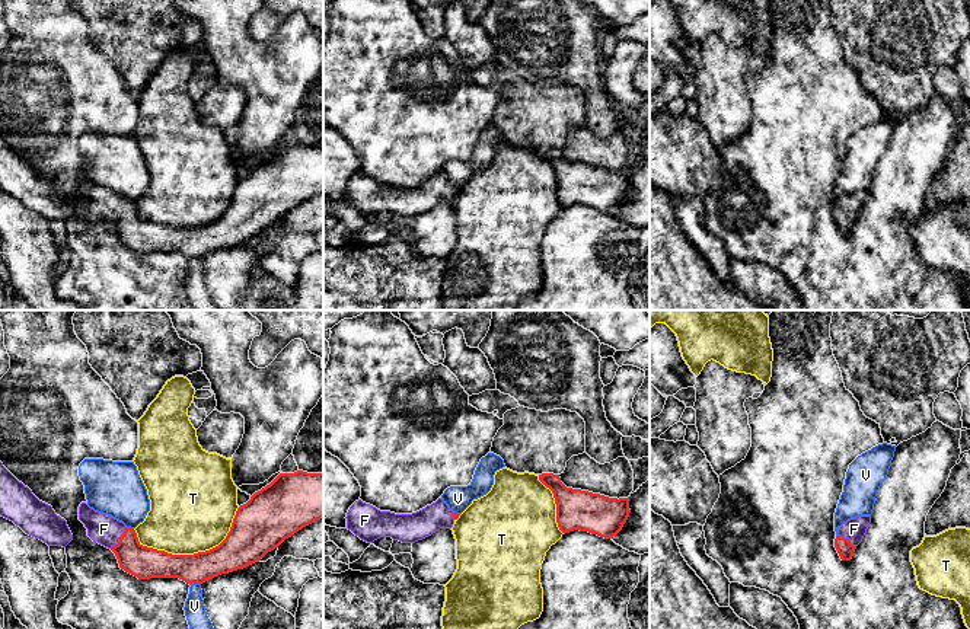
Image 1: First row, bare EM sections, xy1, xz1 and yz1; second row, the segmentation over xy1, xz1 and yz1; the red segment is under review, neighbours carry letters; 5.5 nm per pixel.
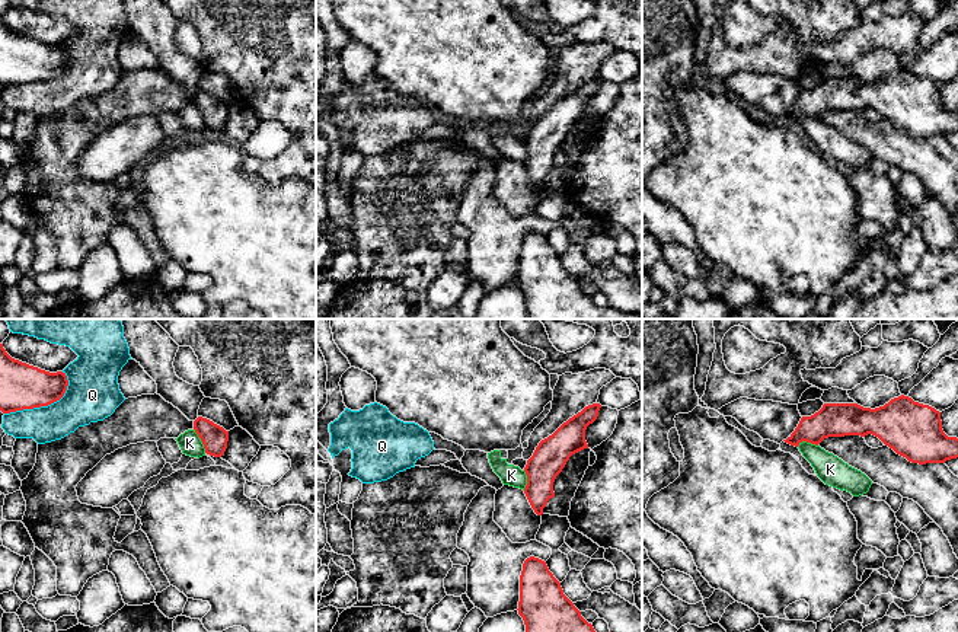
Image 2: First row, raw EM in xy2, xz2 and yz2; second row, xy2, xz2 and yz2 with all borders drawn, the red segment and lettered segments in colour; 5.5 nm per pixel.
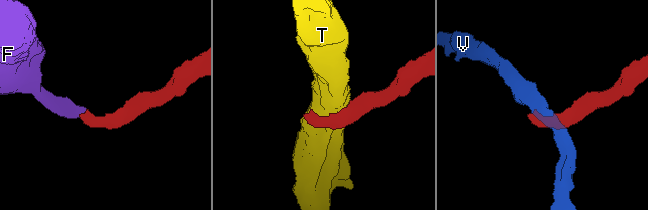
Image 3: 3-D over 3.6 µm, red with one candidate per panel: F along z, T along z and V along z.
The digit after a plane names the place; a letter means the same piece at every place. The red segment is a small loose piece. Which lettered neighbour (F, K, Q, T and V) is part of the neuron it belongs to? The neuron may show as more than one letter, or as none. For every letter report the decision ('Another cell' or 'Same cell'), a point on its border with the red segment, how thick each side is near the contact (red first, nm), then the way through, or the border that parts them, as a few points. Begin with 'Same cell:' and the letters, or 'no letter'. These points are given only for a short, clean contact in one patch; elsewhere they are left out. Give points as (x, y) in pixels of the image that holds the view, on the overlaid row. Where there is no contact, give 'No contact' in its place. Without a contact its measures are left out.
Same cell: F
F: Same cell. Touches red at xy1 (120, 537). Thickness 180 nm (red) against 160 nm. Path across: xy1 (140, 561), (120, 537), (104, 529)
K: Another cell. Touches red at xy2 (201, 440). Thickness 140 nm (red) against 120 nm. Boundary: xy2 (194, 428), (206, 452)
Q: Another cell. Touches red at xy2 (44, 405). Thickness 260 nm (red) against 260 nm
T: Another cell. Touches red at xy1 (191, 555). Thickness 190 nm (red) against 460 nm
V: Another cell. Touches red at xy1 (194, 583). Thickness 170 nm (red) against 120 nm

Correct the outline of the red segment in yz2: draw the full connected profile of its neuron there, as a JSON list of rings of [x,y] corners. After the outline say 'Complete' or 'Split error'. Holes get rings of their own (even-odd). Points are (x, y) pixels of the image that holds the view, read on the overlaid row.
[[[904,395],[875,409],[824,403],[814,415],[802,416],[783,441],[795,447],[802,441],[818,446],[828,437],[868,434],[911,463],[945,463],[958,457],[958,438],[943,432],[941,412]]]. Complete

